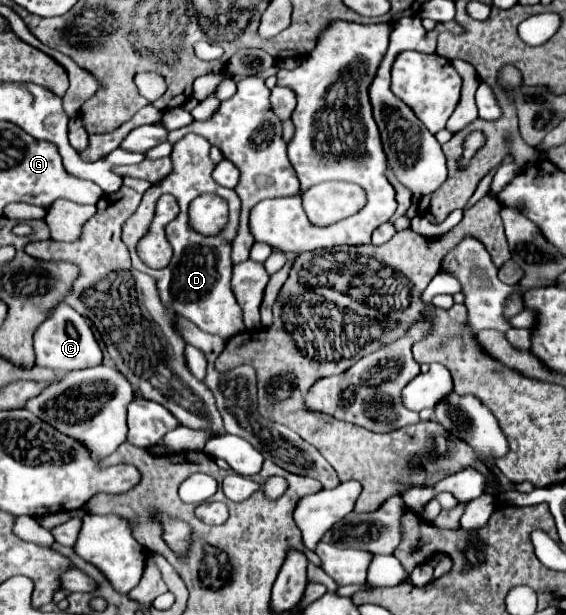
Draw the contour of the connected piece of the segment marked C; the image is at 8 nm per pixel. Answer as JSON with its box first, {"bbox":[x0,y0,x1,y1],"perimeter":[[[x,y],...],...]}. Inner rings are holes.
{"bbox":[34,303,102,373],"perimeter":[[[58,303],[54,307],[54,313],[36,329],[34,351],[36,351],[36,365],[50,367],[60,373],[94,367],[94,365],[102,363],[102,351],[98,347],[98,341],[94,339],[94,333],[90,329],[88,321],[84,317],[80,317],[80,313],[76,313],[66,303]]]}

